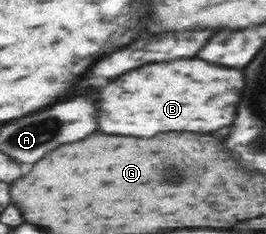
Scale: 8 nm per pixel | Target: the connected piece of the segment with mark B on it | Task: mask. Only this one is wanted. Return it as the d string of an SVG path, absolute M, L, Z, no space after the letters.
M175 60L175 62L157 62L145 64L141 68L129 70L123 76L109 82L97 94L97 130L103 134L119 134L119 136L135 136L147 138L159 132L213 132L233 122L235 114L235 90L237 98L243 86L243 78L239 70L219 68L207 64L203 60Z

